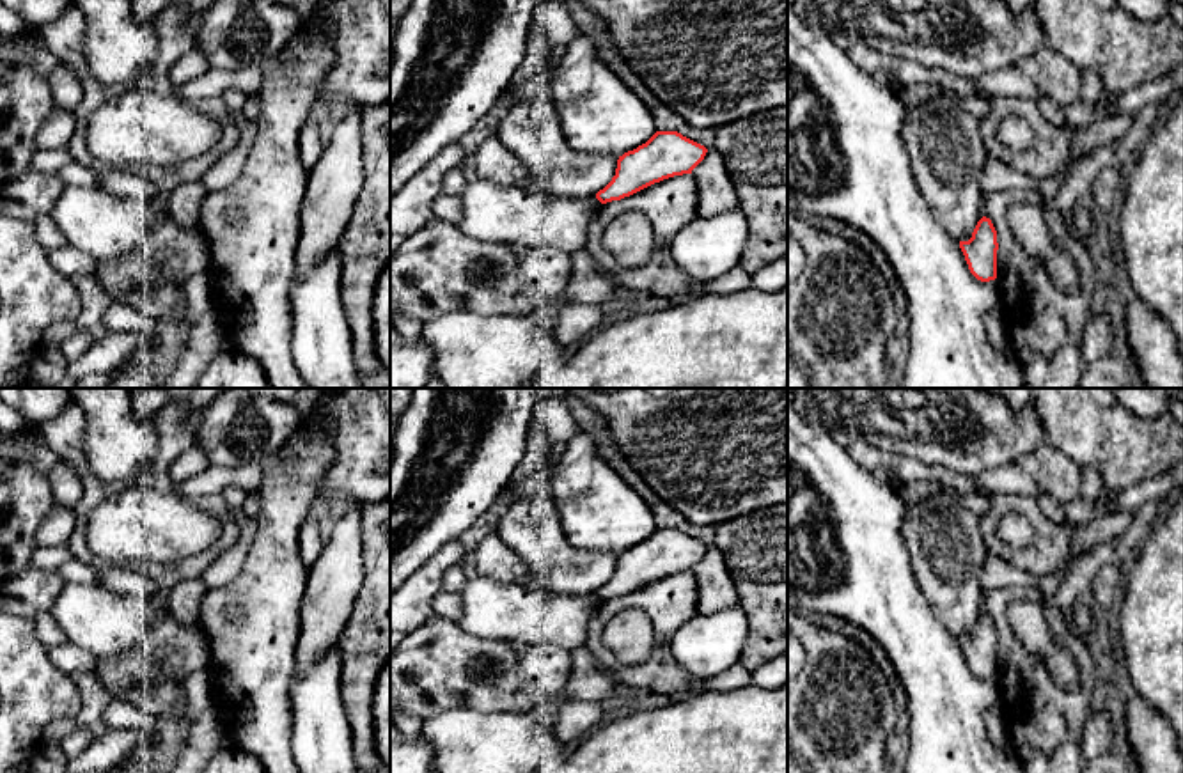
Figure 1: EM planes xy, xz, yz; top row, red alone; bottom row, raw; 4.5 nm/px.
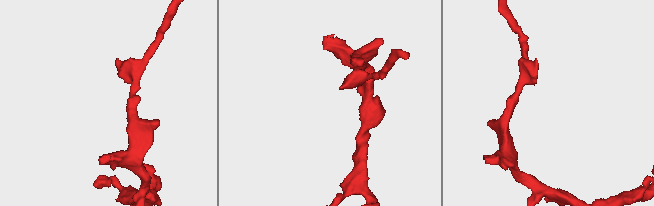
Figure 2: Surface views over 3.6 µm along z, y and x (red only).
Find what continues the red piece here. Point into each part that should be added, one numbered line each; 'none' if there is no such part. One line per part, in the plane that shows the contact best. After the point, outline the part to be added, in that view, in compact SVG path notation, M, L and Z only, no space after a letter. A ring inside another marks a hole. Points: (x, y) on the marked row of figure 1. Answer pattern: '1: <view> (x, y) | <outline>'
none

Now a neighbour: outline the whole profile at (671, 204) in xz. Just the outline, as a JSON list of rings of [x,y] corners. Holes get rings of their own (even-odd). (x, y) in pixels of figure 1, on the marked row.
[[[692,174],[674,176],[654,183],[630,197],[601,204],[589,223],[585,250],[599,268],[615,282],[619,291],[631,296],[693,296],[704,285],[693,282],[670,259],[674,236],[697,218],[697,186]],[[640,211],[653,223],[654,248],[647,264],[624,268],[603,246],[603,230],[623,213]]]

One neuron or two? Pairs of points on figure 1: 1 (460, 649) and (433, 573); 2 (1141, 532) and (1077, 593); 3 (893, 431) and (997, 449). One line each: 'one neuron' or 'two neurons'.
1: two neurons
2: one neuron
3: one neuron

